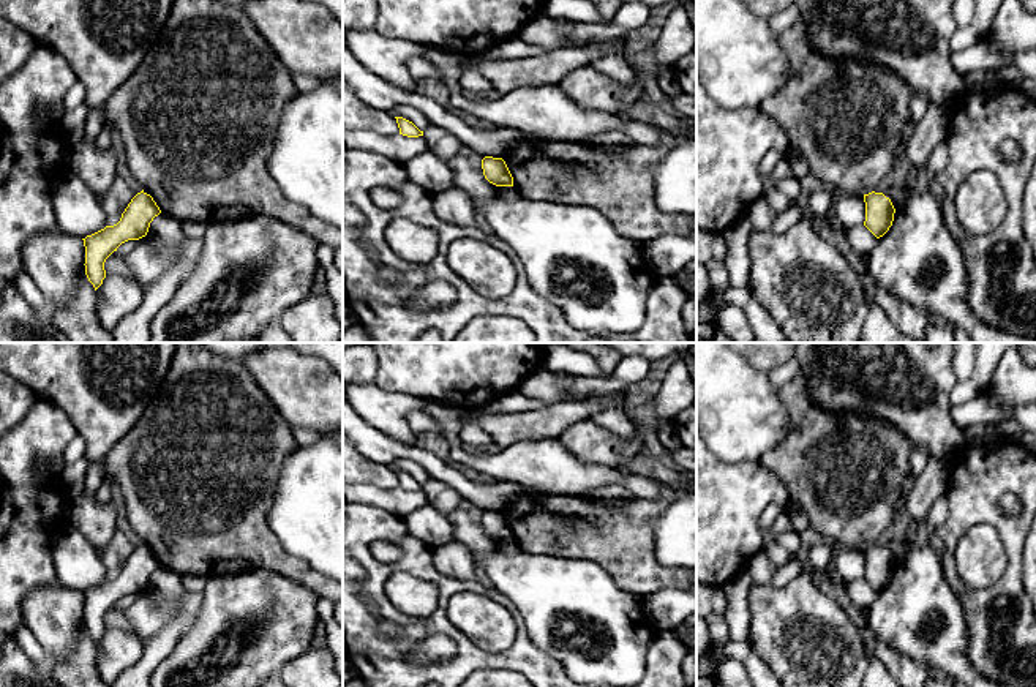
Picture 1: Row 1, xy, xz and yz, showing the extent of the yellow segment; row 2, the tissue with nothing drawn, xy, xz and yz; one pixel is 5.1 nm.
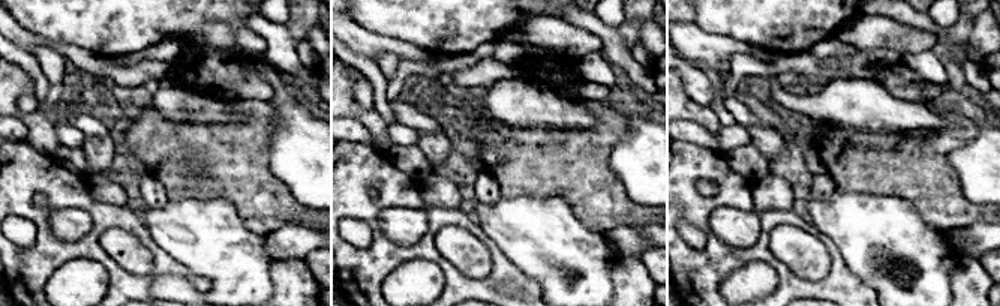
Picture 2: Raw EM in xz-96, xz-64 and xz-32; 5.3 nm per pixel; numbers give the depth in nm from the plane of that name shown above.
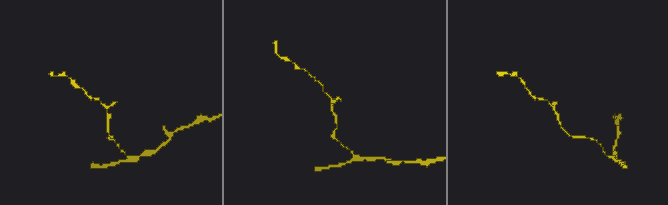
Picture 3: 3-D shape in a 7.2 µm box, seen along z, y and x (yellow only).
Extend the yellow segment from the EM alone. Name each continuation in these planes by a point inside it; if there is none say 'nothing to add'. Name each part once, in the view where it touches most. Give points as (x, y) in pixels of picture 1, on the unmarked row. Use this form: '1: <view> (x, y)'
nothing to add

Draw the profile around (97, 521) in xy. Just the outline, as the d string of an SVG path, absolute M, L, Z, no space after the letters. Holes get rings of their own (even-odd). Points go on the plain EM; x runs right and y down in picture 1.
M82 493L68 502L68 523L76 527L96 550L111 543L117 532L117 505L101 504L95 494Z

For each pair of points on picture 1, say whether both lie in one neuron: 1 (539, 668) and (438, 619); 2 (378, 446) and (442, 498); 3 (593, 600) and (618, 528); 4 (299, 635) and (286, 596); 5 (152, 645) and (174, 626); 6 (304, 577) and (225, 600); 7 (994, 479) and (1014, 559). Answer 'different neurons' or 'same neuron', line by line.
1: same neuron
2: different neurons
3: different neurons
4: same neuron
5: same neuron
6: different neurons
7: same neuron

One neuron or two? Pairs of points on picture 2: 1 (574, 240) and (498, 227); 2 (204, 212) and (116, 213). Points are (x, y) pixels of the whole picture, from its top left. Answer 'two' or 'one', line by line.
1: one
2: two

